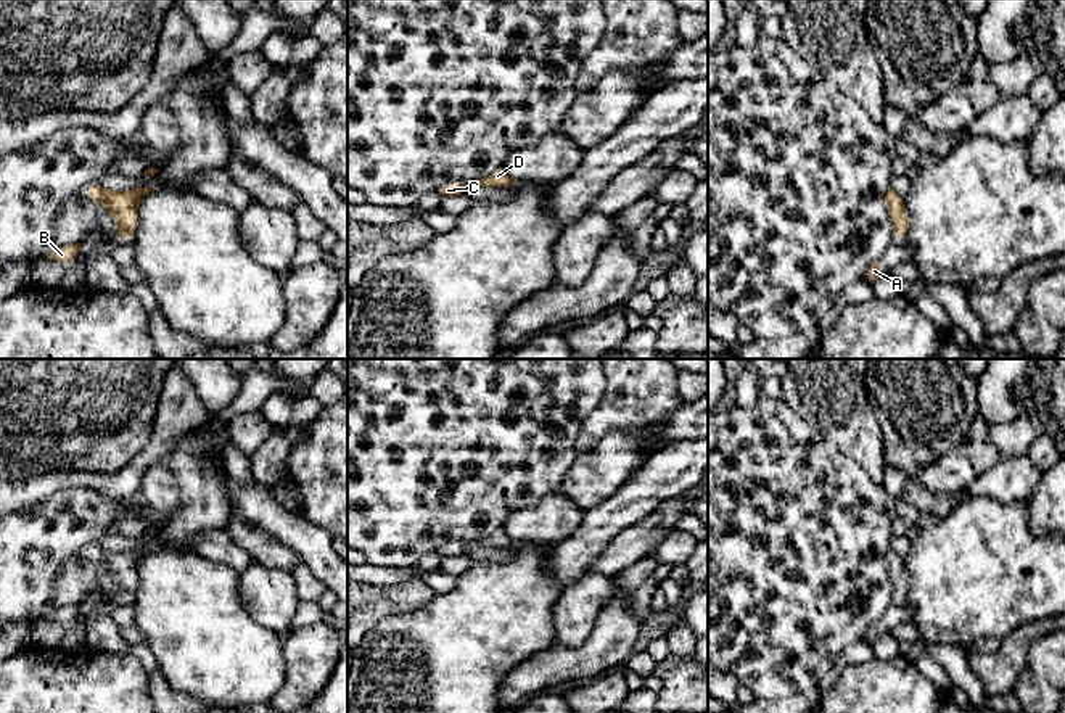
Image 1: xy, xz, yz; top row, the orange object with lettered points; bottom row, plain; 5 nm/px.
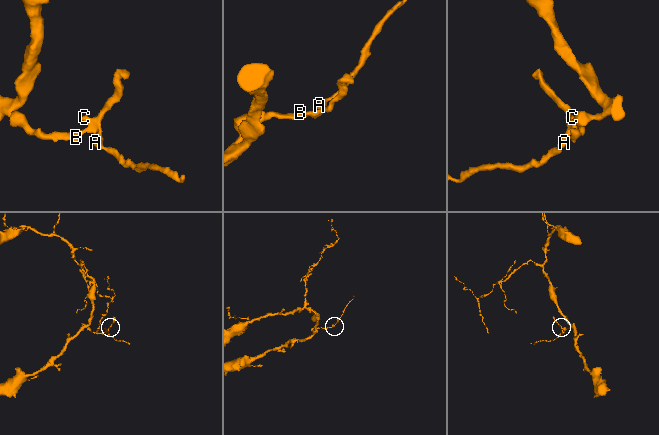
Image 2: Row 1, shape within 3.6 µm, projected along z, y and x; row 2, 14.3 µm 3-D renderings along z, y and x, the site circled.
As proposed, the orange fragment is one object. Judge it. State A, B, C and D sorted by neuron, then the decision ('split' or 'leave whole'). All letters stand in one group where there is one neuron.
A B C D; leave whole

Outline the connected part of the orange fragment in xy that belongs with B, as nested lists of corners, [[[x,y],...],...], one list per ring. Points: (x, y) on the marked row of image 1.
[[[80,243],[61,246],[61,248],[56,248],[48,258],[61,264],[69,264],[76,259],[76,256],[79,254],[79,249],[80,249]]]

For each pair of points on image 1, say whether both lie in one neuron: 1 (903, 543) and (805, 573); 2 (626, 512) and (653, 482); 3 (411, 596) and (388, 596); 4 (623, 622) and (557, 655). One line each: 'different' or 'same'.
1: different
2: same
3: same
4: same

